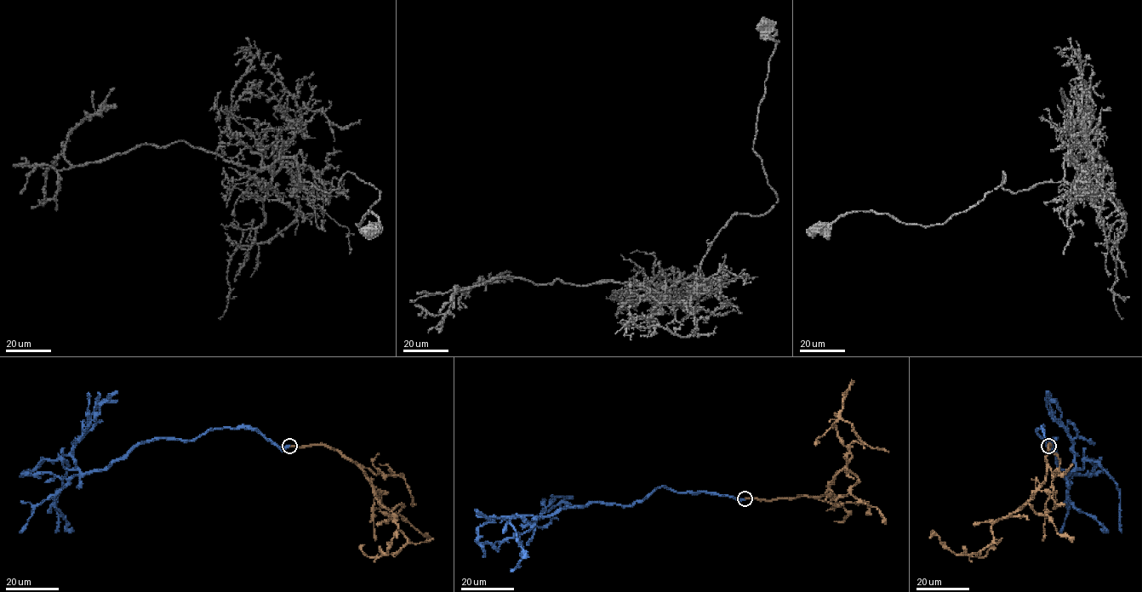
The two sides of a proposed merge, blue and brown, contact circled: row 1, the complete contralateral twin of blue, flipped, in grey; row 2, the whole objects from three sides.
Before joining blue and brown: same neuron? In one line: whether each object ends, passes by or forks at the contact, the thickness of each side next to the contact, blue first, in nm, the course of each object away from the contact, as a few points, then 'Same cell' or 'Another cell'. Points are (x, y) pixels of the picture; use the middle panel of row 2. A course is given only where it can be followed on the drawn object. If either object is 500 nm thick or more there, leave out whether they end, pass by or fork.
At the ring blue ends. At the ring brown ends. Thickness 420 nm (blue) against 360 nm. Course of blue: (745, 499), (676, 492), (661, 486), (631, 505), (566, 506), (541, 515), (518, 533), (522, 559), (511, 572). Course of brown: (745, 498), (819, 496), (828, 490), (847, 463), (848, 446), (862, 442), (840, 415), (851, 379). Another cell

